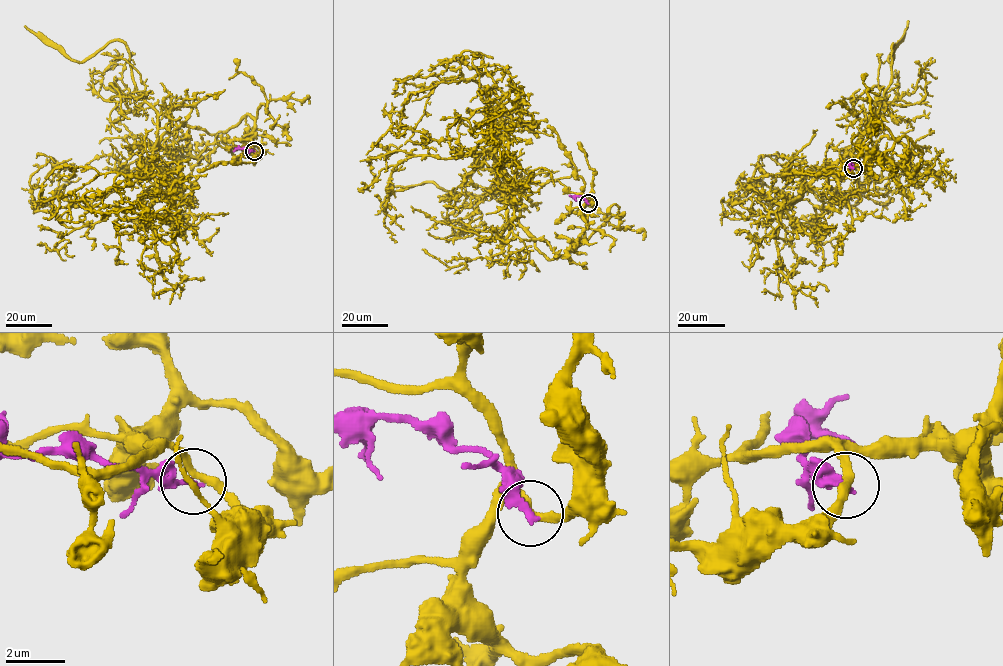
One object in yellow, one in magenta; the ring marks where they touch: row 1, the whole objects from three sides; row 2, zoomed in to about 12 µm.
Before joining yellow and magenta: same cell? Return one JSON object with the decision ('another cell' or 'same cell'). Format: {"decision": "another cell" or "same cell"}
{"decision": "another cell"}

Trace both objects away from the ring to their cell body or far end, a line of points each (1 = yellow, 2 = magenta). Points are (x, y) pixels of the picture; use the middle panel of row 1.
1: (587, 203), (586, 239), (547, 259), (498, 185), (501, 100), (472, 78), (410, 92), (402, 111), (384, 114)
2: (587, 203), (580, 197), (569, 196)

